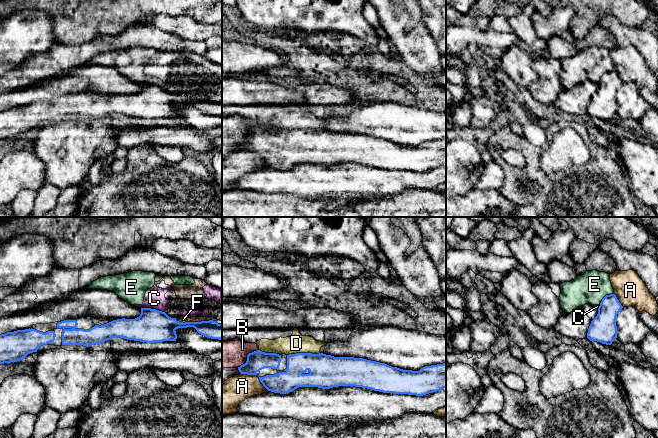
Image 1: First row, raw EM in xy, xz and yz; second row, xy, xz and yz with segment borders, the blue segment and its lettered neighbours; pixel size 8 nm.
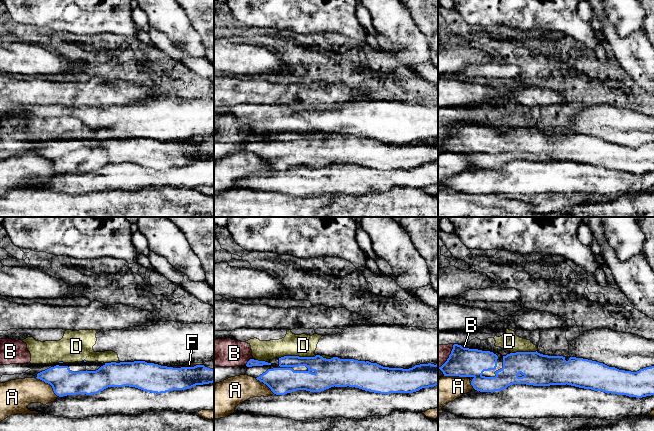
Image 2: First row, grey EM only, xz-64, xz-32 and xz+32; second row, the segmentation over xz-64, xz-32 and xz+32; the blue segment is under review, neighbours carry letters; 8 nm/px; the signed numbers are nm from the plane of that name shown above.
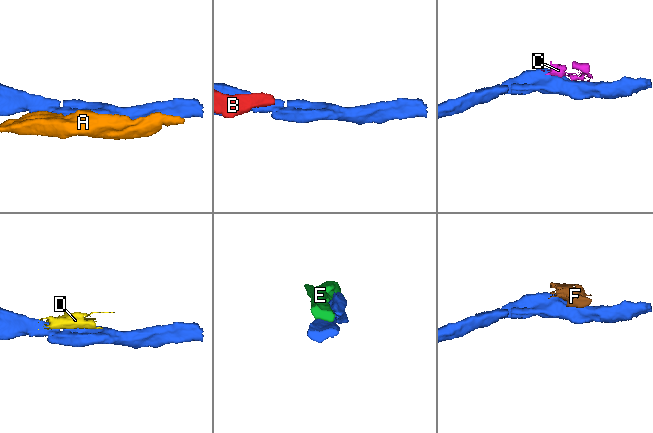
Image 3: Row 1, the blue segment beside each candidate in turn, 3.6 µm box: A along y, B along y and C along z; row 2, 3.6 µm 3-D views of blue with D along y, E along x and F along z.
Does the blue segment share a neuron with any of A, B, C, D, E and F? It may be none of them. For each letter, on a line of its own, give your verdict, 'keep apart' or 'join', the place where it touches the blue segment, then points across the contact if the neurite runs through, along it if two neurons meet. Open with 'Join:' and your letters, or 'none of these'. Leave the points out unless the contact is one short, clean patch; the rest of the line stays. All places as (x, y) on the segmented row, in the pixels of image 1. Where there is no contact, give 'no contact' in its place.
Join: none of these
A: keep apart; meets blue in xz at (264, 386)
B: keep apart; meets blue in xz at (247, 357)
C: keep apart; meets blue in xy at (153, 309); border along xy (141, 307), (155, 308), (164, 312)
D: keep apart; meets blue in xz at (303, 353)
E: keep apart; meets blue in yz at (605, 296); border along yz (613, 293), (607, 294), (599, 304)
F: keep apart; meets blue in xy at (195, 322); border along xy (175, 318), (181, 322), (215, 320)

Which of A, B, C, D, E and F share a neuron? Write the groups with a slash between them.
A / B D / C E F

